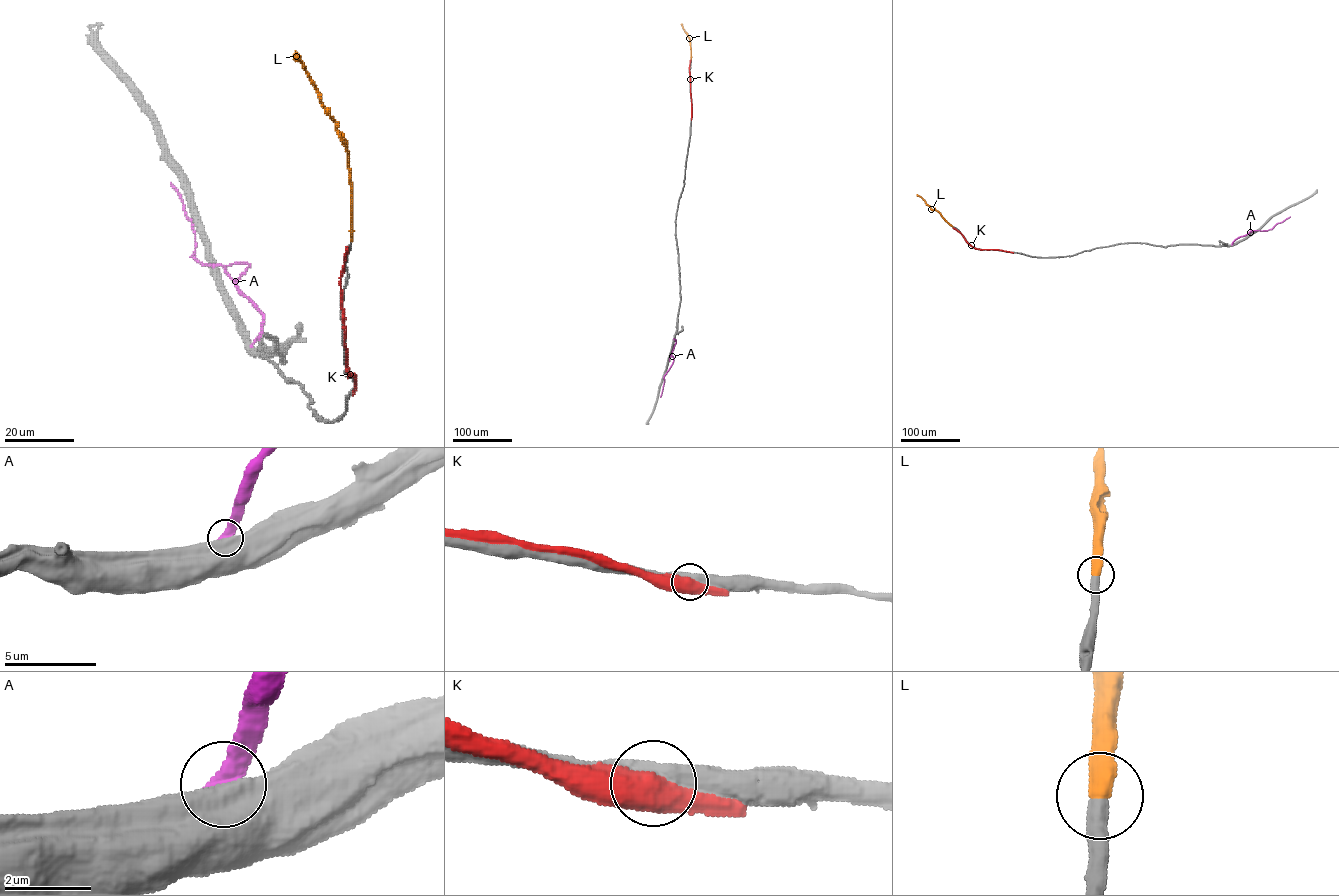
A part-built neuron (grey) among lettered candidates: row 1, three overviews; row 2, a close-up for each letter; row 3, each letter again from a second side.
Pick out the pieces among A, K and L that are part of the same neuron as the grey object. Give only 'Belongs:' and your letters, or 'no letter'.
Belongs: L

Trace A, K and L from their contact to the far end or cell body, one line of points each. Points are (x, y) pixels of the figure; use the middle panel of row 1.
A: (674, 339), (673, 362), (664, 376), (660, 397)
K: (691, 119), (690, 60)
L: (691, 59), (690, 38), (681, 24)

